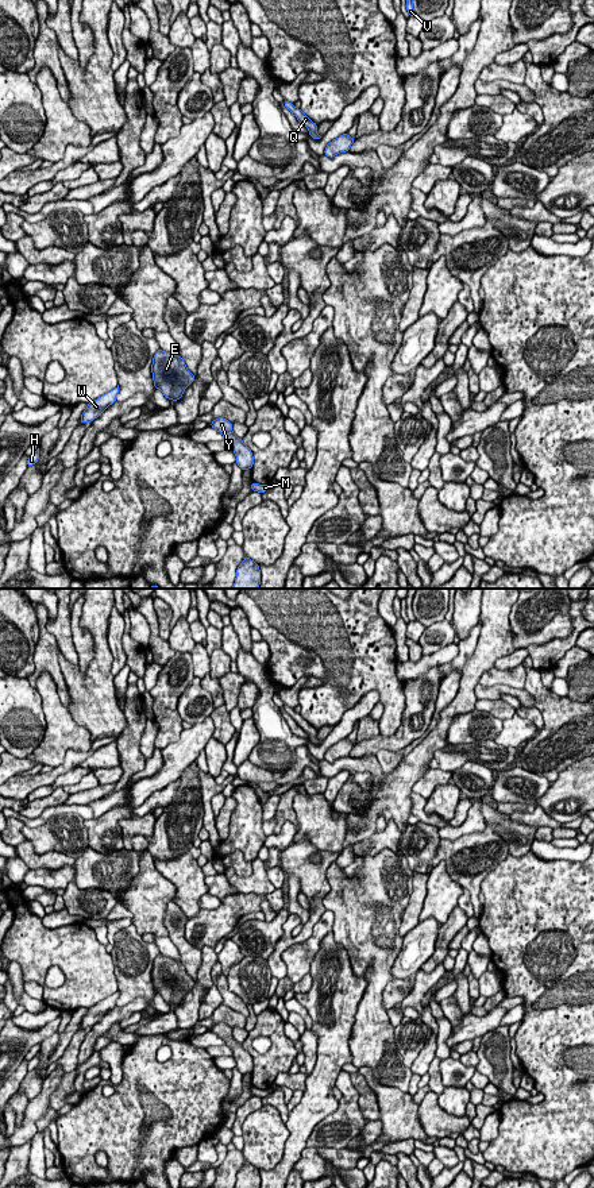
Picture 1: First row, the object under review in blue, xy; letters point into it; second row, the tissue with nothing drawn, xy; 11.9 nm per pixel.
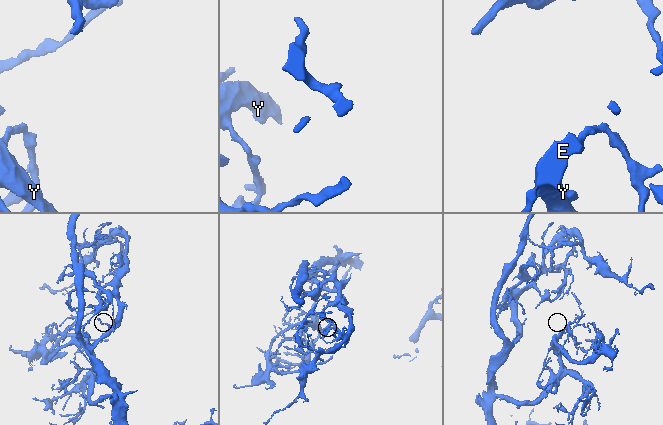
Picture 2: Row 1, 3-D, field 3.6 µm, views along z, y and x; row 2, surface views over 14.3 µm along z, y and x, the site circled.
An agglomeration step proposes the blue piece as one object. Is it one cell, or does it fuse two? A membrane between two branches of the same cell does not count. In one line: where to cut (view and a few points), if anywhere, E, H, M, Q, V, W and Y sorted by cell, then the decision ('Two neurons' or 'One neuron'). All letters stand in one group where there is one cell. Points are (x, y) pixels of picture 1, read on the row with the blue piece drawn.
No split. Groups: E H M Q V W Y. One neuron

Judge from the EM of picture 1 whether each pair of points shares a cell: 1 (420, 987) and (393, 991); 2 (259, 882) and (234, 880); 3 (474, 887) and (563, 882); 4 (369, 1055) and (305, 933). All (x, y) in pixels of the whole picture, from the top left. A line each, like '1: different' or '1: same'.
1: different
2: same
3: different
4: different

